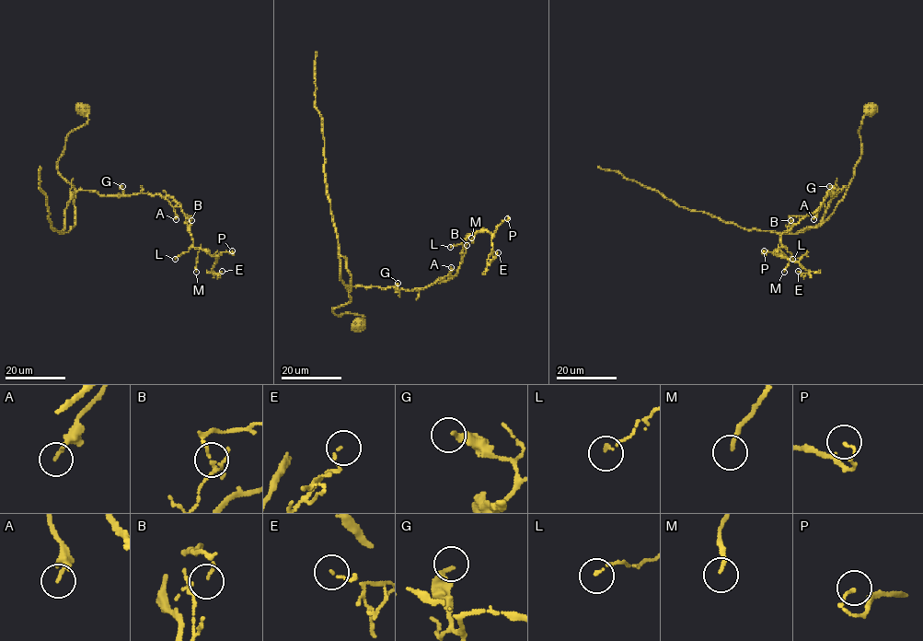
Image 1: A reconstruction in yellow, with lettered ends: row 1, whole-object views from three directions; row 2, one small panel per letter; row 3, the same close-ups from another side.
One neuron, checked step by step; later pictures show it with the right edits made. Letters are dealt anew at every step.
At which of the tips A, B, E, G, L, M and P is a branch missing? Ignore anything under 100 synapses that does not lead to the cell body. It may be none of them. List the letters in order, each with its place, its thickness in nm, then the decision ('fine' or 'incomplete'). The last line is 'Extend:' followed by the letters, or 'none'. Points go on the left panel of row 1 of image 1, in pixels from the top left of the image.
A: at (176, 219); 150 nm thick; fine
B: at (191, 220); 80 nm thick; fine
E: at (222, 271); 80 nm thick; fine
G: at (122, 186); 280 nm thick; fine
L: at (175, 259); 110 nm thick; fine
M: at (196, 272); 150 nm thick; fine
P: at (232, 250); 110 nm thick; fine
Extend: none

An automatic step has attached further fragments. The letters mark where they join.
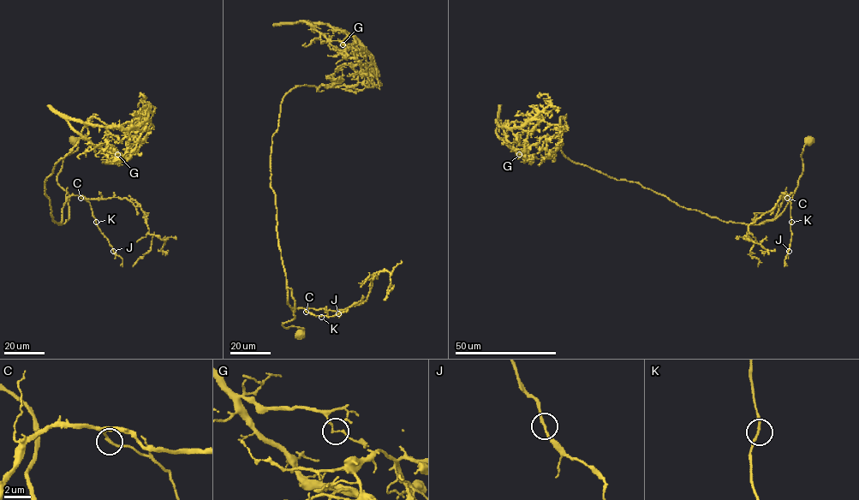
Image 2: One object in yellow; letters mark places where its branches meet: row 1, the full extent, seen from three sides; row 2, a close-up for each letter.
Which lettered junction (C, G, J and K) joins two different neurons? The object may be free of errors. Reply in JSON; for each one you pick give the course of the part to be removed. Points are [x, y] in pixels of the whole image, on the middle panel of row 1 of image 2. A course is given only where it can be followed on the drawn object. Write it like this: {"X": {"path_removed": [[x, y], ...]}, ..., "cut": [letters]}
{"G": {"path_removed": [[343, 44], [305, 22], [293, 24], [345, 30], [372, 59], [376, 73], [370, 75], [371, 65]]}, "cut": ["G"]}

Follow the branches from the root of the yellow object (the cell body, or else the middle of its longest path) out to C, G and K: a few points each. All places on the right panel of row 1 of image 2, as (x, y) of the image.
C: (808, 140), (802, 154), (802, 173), (791, 199), (774, 219), (763, 223), (774, 218), (783, 195), (786, 198)
G: (808, 140), (791, 199), (758, 224), (710, 217), (571, 162), (562, 151), (562, 116), (558, 136), (519, 154)
K: (808, 140), (791, 199), (774, 219), (763, 223), (774, 218), (783, 195), (790, 203), (791, 222)

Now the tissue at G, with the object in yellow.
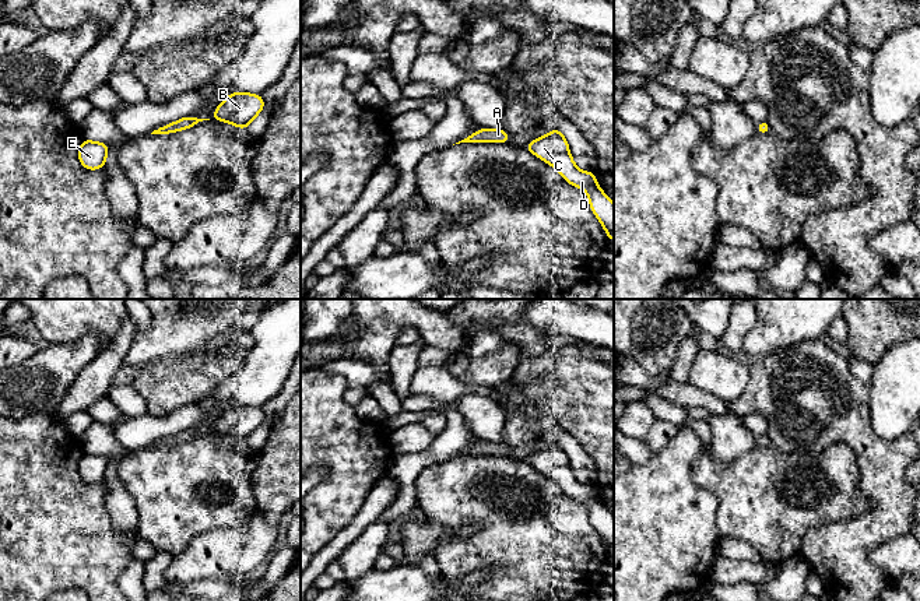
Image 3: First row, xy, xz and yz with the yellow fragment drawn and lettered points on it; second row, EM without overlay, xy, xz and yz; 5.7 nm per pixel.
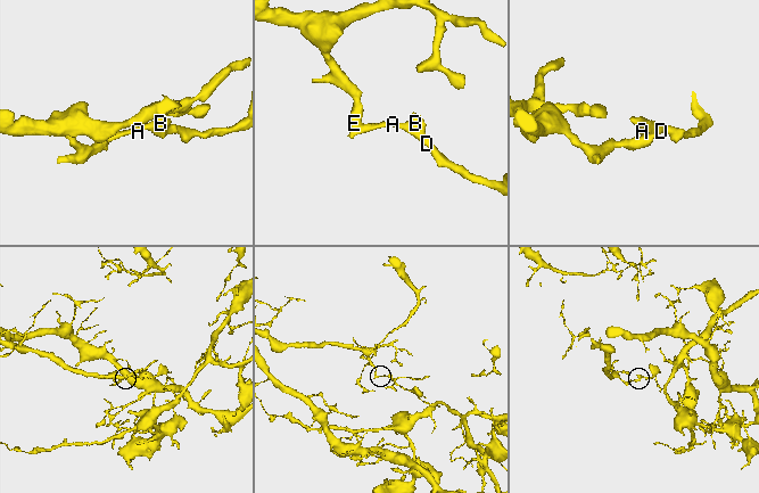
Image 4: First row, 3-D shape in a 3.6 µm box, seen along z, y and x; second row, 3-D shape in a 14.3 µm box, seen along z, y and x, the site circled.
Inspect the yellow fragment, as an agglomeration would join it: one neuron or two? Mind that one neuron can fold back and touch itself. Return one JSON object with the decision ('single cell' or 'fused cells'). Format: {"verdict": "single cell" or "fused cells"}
{"verdict": "fused cells"}

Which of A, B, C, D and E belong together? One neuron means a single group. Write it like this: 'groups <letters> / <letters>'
groups A B C D / E

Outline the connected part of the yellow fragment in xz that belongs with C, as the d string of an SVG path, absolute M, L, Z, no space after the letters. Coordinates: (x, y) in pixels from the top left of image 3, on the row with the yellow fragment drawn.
M554 129L526 145L531 154L554 166L572 186L584 190L593 214L601 222L610 240L614 240L614 203L598 187L594 172L580 171L569 152L565 136Z

